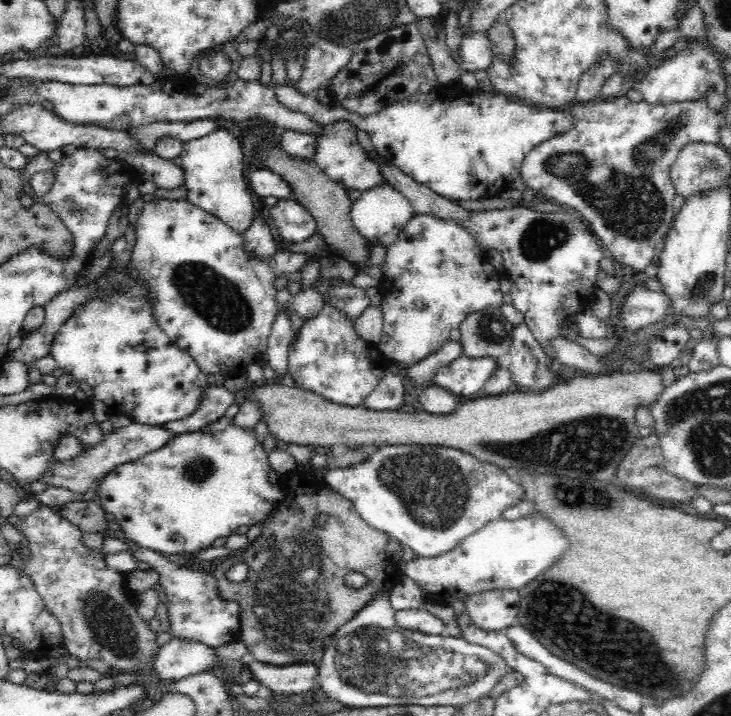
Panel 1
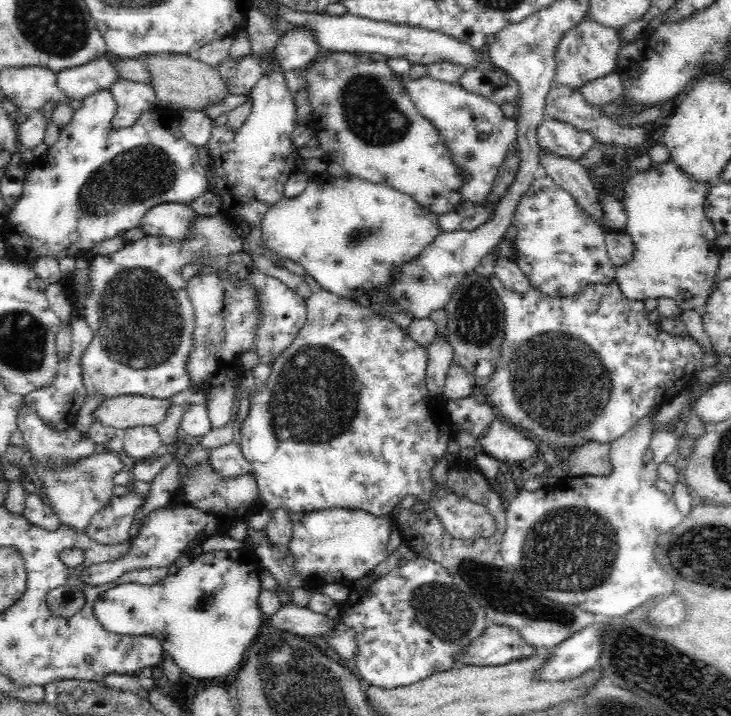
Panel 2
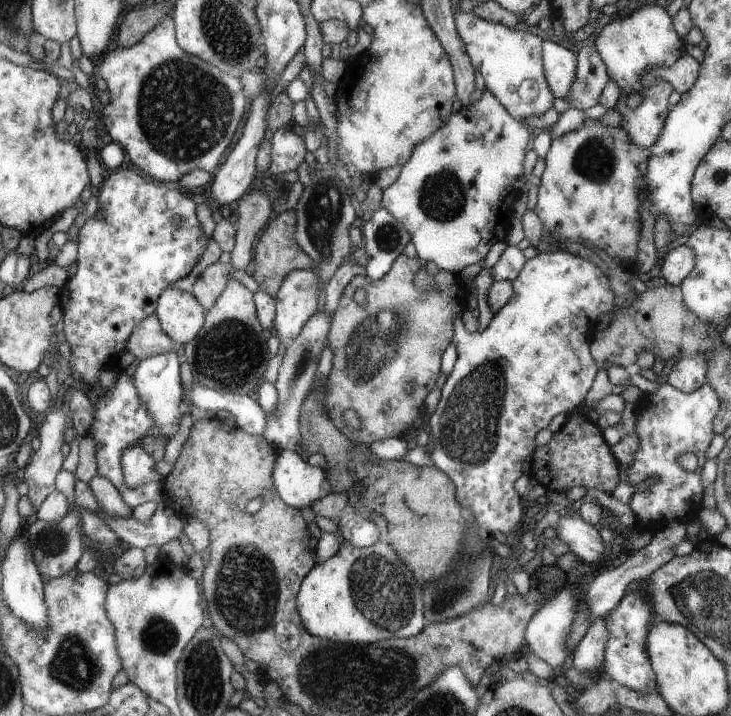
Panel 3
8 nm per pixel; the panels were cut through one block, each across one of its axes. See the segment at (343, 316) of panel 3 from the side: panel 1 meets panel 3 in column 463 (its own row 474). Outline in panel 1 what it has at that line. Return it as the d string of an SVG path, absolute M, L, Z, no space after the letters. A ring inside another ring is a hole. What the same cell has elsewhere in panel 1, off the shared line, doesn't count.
M296 468L282 474L279 484L284 486L284 500L276 505L270 518L264 520L266 528L262 534L245 546L242 552L234 551L220 562L212 573L217 582L219 596L230 602L234 600L240 606L240 638L248 652L259 662L272 665L317 664L332 636L340 625L346 624L356 616L356 612L367 607L377 595L388 595L390 576L386 570L390 566L390 556L386 556L386 542L389 536L372 529L359 515L355 505L335 489L326 487L316 480L313 472ZM236 562L246 562L250 573L242 582L230 582L226 572ZM351 571L362 573L367 578L366 586L359 590L350 589L344 584L344 577Z

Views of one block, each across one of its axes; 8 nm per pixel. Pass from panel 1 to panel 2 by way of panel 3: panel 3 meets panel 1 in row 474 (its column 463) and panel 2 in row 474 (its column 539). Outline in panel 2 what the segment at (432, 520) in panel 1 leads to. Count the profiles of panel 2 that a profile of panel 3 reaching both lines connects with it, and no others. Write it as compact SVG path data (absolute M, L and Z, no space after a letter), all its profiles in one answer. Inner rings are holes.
M320 288L305 300L307 310L307 322L297 333L292 344L271 364L271 373L265 382L259 385L254 396L249 400L250 407L246 419L240 428L240 451L250 465L252 475L257 482L259 498L263 508L273 511L278 507L286 507L290 512L312 512L325 508L349 508L369 512L374 516L389 516L400 498L416 496L420 502L424 502L432 509L434 515L440 519L453 538L458 540L476 540L492 538L498 532L494 517L485 506L479 505L466 497L453 493L447 486L436 488L432 482L432 468L438 460L445 456L448 442L454 439L453 422L448 416L446 407L438 399L428 392L427 378L427 350L412 340L405 330L402 330L392 319L380 316L372 307L366 307L356 300L347 299Z

